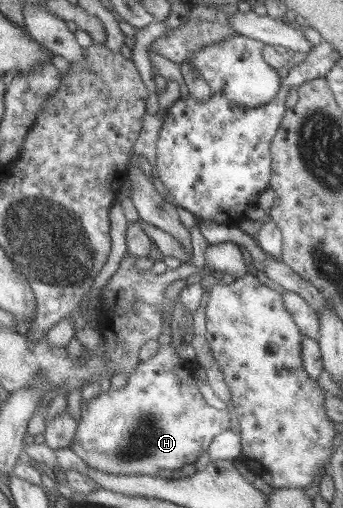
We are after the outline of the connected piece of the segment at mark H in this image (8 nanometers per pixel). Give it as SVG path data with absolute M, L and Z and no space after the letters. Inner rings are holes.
M173 343L160 345L156 354L150 359L140 361L138 366L134 368L134 372L129 373L127 378L128 380L125 381L126 385L118 389L118 391L111 390L110 388L110 391L92 397L92 399L88 400L88 403L81 401L79 405L81 418L78 422L78 429L75 431L75 439L72 439L69 448L74 451L76 457L80 458L88 467L96 469L96 471L108 473L108 475L152 475L152 477L156 477L161 469L178 471L182 465L194 464L194 461L208 449L209 443L214 439L214 436L222 433L229 427L227 411L210 407L199 392L198 379L202 378L202 375L199 373L198 365L195 362L190 362L190 360L181 359Z

